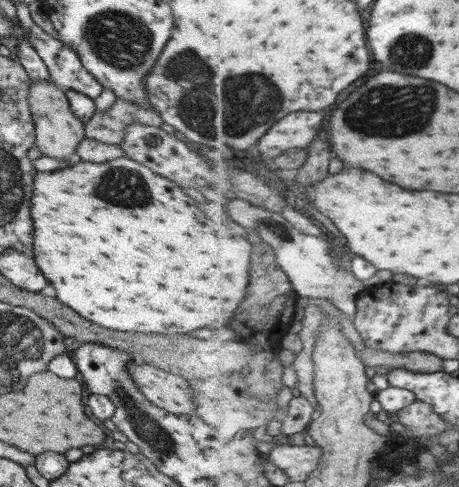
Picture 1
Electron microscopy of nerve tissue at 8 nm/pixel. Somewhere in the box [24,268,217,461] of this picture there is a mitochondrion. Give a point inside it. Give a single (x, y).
(148, 429)

